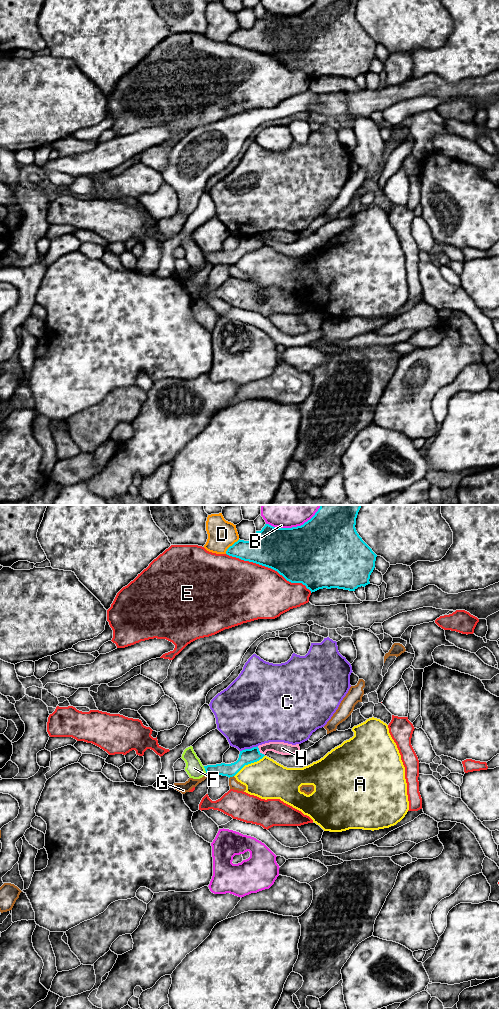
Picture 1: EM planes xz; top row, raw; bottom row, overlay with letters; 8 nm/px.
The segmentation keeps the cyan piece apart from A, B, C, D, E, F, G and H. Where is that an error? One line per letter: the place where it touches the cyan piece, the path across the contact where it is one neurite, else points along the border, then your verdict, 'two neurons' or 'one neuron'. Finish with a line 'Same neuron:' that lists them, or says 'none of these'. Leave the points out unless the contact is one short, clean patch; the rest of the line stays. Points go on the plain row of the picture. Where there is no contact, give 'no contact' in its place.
A: meets cyan in xz at (249, 251); border along xz (264, 243), (258, 248), (246, 252), (234, 264); two neurons
B: meets cyan in xz at (292, 15); two neurons
C: meets cyan in xz at (248, 237); two neurons
D: meets cyan in xz at (232, 33); two neurons
E: meets cyan in xz at (269, 55); two neurons
F: meets cyan in xz at (205, 257); border along xz (203, 254), (206, 260); two neurons
G: meets cyan in xz at (209, 262); two neurons
H: meets cyan in xz at (259, 239); border along xz (257, 234), (264, 243); two neurons
Same neuron: none of these

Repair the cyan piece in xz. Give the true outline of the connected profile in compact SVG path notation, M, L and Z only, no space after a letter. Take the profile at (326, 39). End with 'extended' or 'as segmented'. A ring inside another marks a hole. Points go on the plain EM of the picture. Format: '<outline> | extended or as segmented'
M316 0L310 8L297 15L279 16L265 12L251 28L239 27L227 37L226 42L271 56L291 71L302 71L311 81L323 76L355 79L358 75L370 72L377 45L356 19L357 3L358 0Z | as segmented

